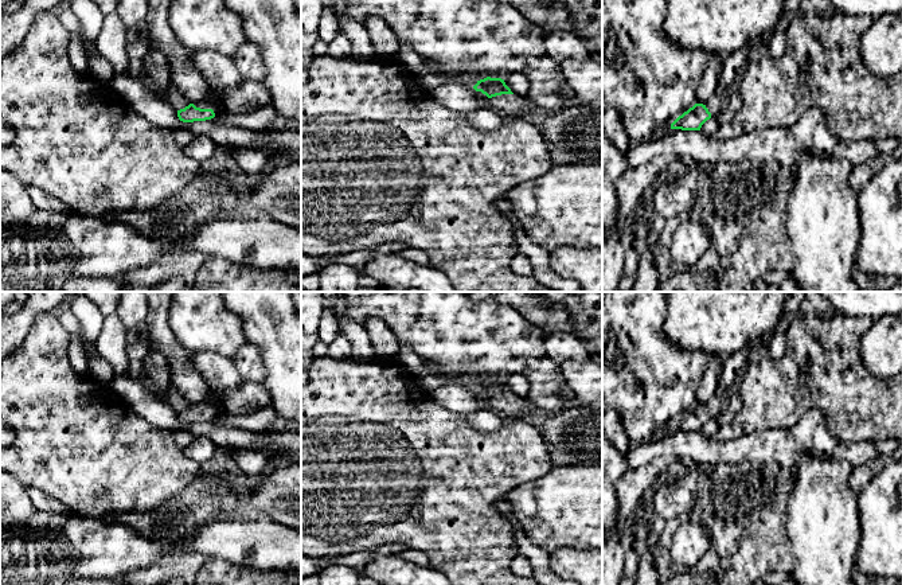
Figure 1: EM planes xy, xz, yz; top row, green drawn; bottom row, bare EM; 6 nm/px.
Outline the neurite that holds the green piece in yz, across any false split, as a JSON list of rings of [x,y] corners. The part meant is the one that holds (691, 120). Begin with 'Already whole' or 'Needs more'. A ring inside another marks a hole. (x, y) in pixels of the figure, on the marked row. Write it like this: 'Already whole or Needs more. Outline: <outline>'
Needs more. Outline: [[[754,38],[743,48],[721,58],[719,75],[714,94],[703,104],[695,104],[672,124],[671,129],[700,130],[711,117],[718,117],[726,105],[729,90],[738,82],[743,67],[755,52],[764,50],[765,39]]]

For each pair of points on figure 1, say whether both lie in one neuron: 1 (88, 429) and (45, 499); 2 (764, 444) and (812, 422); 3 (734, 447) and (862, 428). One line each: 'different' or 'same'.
1: different
2: same
3: different

